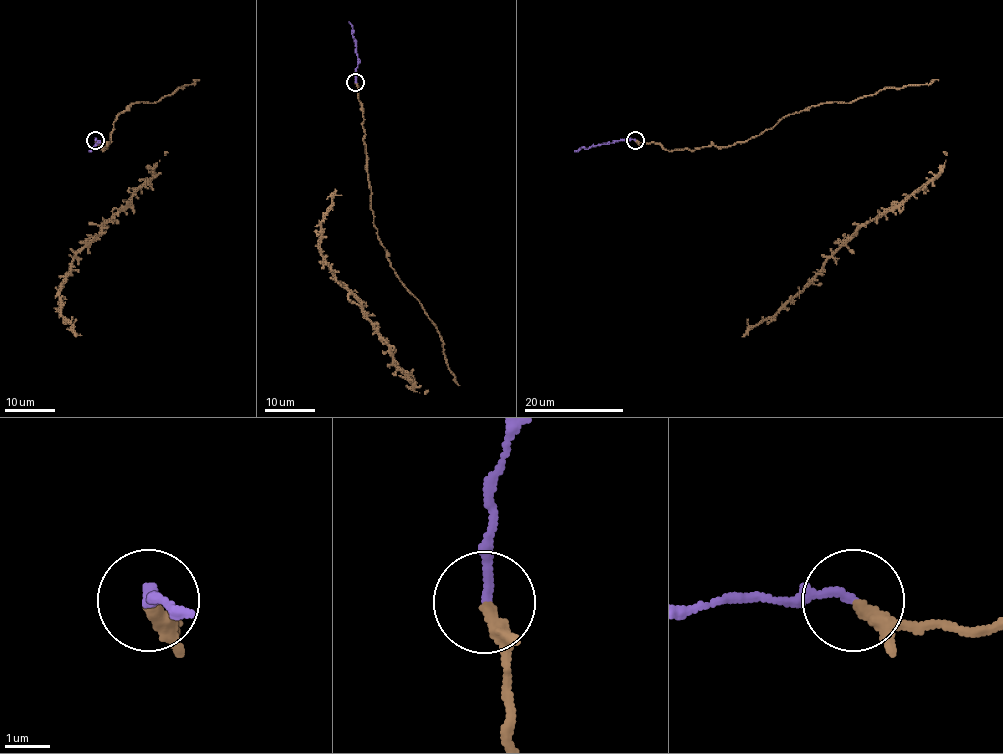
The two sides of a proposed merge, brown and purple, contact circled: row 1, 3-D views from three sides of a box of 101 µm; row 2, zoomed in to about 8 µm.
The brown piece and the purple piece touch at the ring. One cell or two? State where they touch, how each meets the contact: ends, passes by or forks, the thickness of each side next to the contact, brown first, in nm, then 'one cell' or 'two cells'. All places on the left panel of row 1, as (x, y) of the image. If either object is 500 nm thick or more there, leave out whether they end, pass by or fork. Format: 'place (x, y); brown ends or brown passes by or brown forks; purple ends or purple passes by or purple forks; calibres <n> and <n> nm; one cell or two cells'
place (95, 140); brown passes by; purple ends; calibres 220 and 190 nm; one cell

